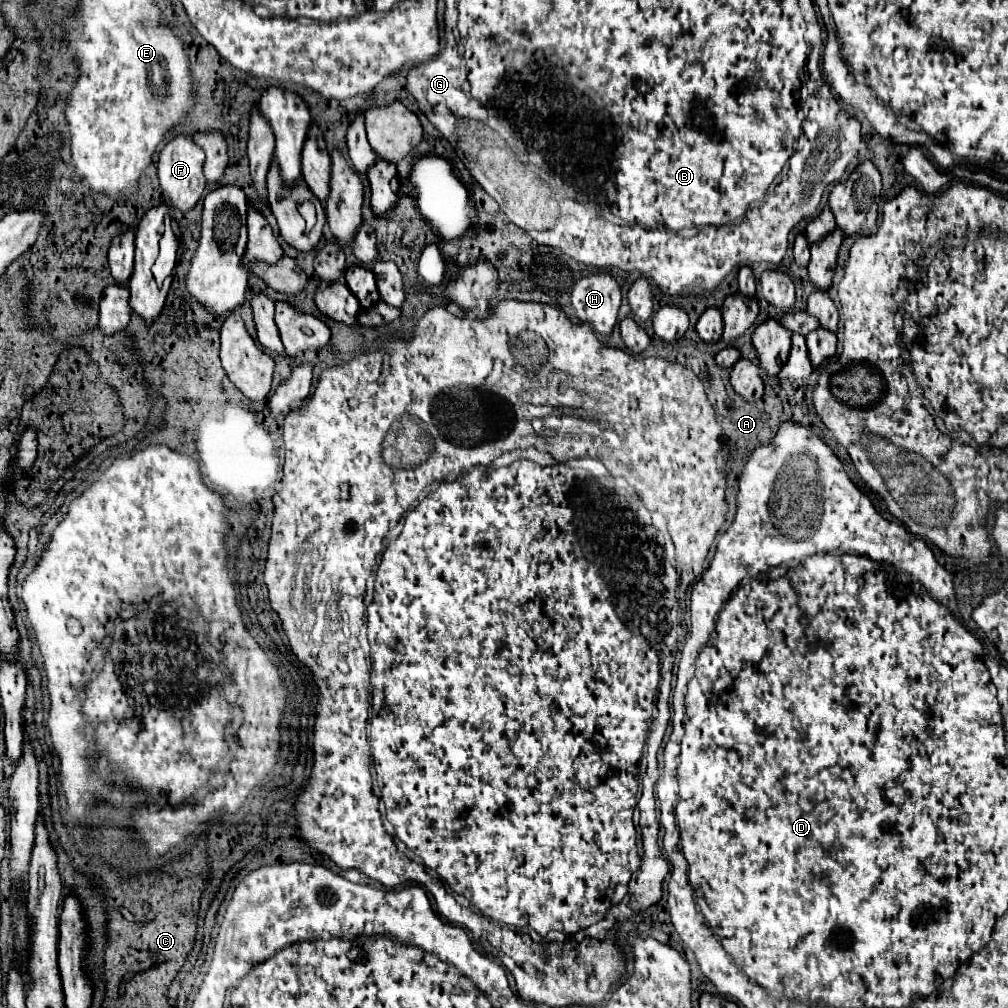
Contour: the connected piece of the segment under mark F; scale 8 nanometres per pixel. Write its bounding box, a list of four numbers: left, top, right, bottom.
[157,135,207,211]

